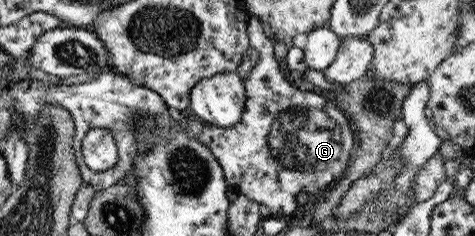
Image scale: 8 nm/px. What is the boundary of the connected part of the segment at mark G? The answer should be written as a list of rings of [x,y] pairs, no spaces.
[[[253,16],[249,22],[248,29],[250,35],[250,46],[259,50],[259,61],[257,61],[257,65],[251,69],[251,73],[247,73],[247,77],[245,77],[246,110],[243,111],[243,118],[239,123],[231,127],[221,127],[221,125],[204,122],[203,128],[201,132],[197,134],[197,137],[199,137],[201,144],[205,144],[207,147],[211,148],[211,152],[213,152],[215,157],[217,157],[219,163],[223,165],[223,172],[226,173],[227,180],[230,181],[233,186],[236,186],[237,194],[245,195],[251,199],[255,199],[255,202],[260,205],[263,204],[263,206],[267,206],[273,216],[300,213],[297,207],[297,201],[295,201],[298,194],[301,194],[301,192],[306,192],[308,196],[314,193],[319,194],[323,189],[327,189],[333,181],[339,179],[339,177],[343,177],[343,171],[347,170],[347,161],[349,161],[349,155],[351,155],[353,144],[355,144],[355,134],[353,134],[350,123],[345,114],[343,114],[335,104],[329,100],[326,101],[321,95],[316,95],[310,91],[302,92],[299,90],[297,80],[288,78],[288,76],[280,70],[279,63],[273,54],[275,42],[265,35],[261,20]]]

